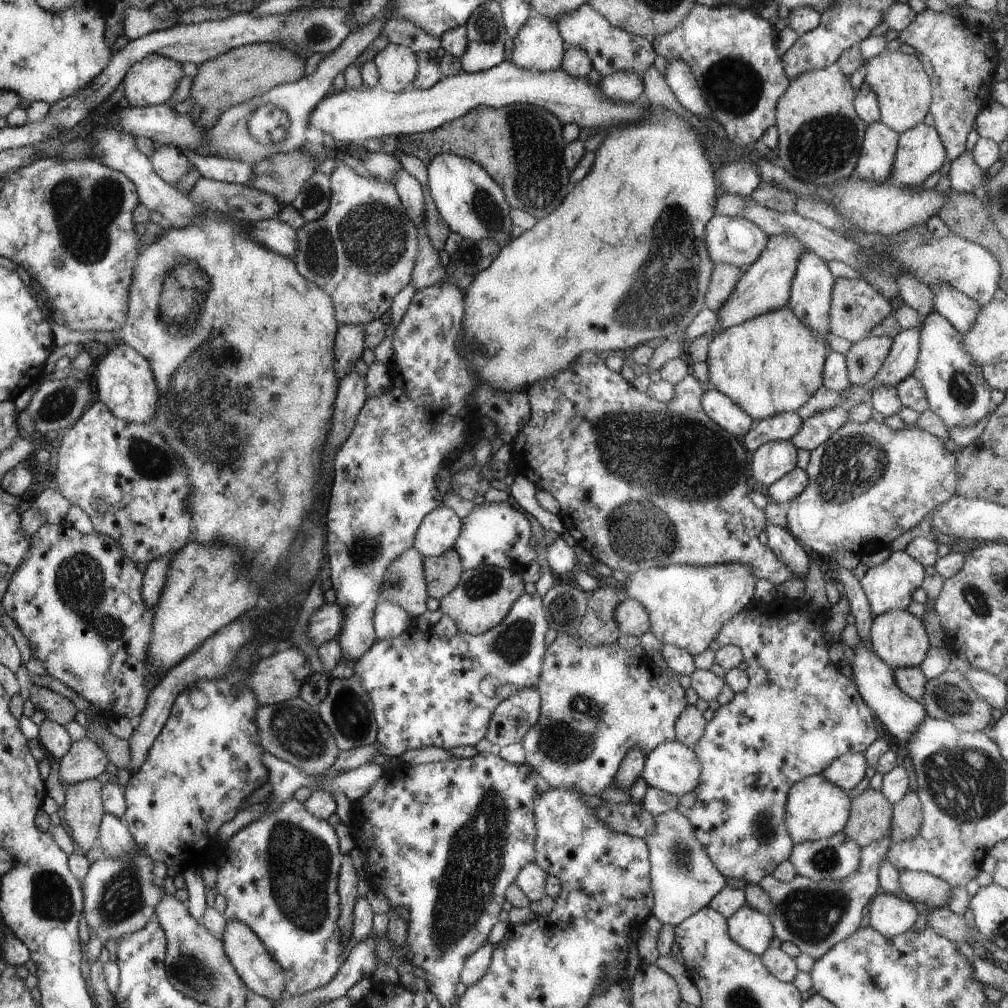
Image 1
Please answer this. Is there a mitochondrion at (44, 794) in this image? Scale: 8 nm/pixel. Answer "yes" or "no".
no

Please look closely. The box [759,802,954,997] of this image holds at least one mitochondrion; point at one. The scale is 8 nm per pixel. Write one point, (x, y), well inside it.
(811, 917)

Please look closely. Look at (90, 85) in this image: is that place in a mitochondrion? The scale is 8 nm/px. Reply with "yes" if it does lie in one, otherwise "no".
no

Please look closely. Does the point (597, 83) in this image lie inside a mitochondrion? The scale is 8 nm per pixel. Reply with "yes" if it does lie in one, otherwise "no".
no

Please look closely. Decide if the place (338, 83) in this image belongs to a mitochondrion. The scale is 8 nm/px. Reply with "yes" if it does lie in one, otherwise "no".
no

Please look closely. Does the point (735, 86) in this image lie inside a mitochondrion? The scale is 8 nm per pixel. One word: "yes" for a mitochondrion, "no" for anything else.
yes

